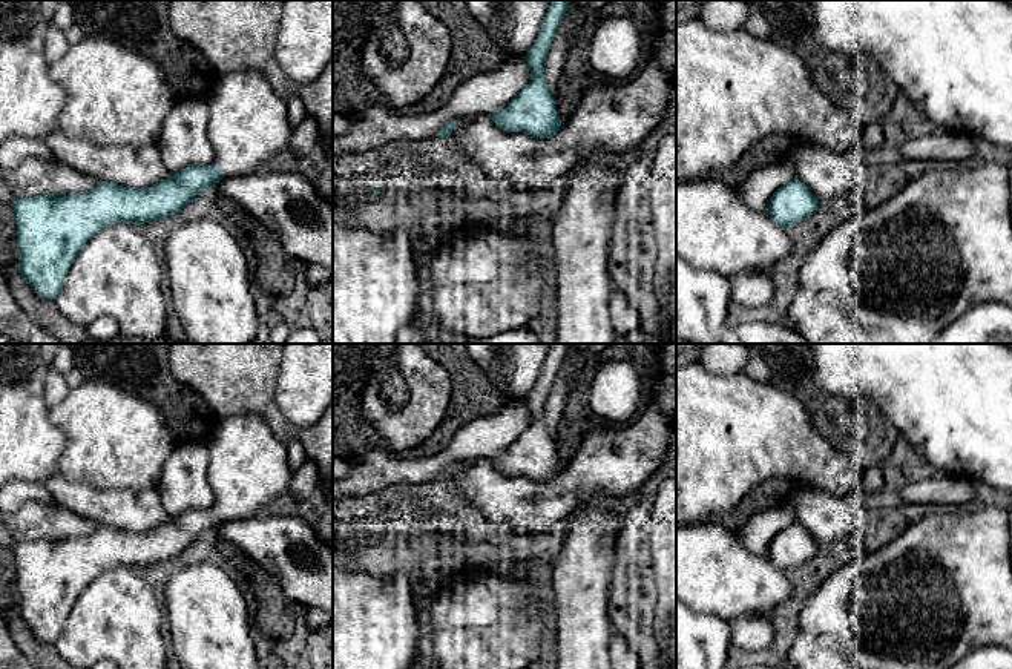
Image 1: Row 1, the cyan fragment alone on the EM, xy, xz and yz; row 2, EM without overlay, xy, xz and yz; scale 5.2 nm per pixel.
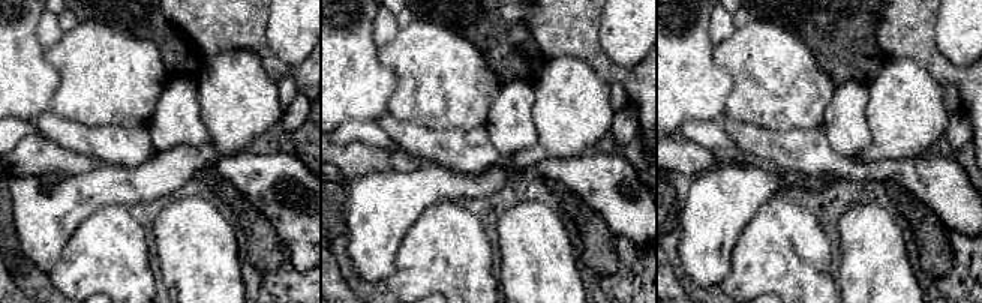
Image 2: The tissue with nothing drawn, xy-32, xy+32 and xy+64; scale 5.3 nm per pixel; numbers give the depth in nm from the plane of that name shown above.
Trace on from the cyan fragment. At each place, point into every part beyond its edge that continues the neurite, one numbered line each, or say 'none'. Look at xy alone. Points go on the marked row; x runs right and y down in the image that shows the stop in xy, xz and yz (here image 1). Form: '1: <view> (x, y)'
1: xy (249, 125)

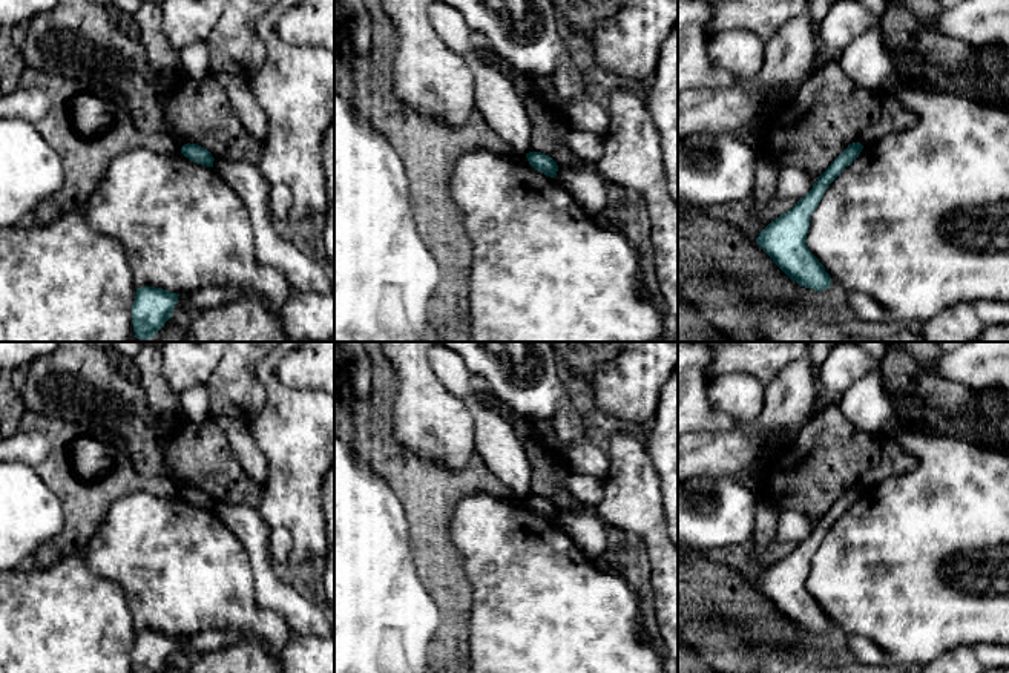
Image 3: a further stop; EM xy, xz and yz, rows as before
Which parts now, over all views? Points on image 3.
none

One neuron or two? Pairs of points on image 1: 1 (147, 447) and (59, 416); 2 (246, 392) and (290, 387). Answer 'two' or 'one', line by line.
1: one
2: two

